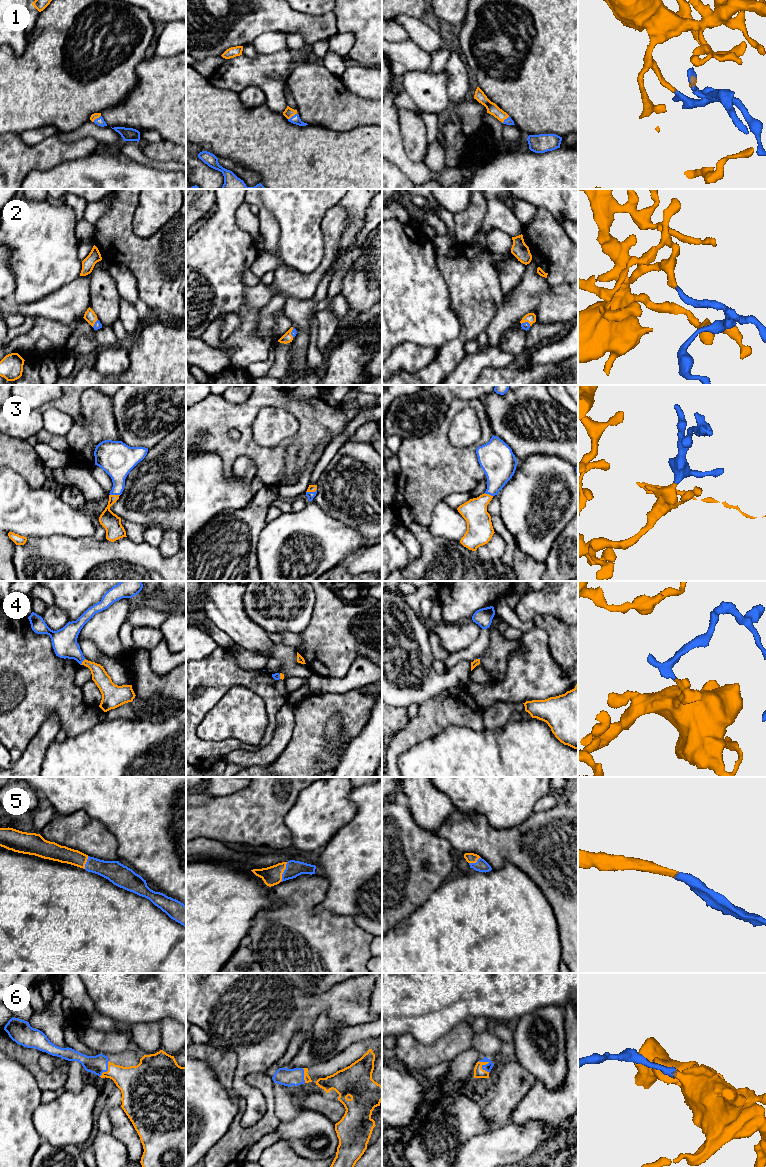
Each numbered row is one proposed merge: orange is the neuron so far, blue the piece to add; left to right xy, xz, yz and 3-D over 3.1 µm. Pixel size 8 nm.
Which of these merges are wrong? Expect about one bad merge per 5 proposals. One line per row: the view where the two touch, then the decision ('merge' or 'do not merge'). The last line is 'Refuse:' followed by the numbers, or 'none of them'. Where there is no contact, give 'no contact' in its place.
1: contact in xz; merge
2: contact in xy; merge
3: contact in xz; merge
4: contact in xy; merge
5: contact in xz; merge
6: contact in yz; merge
Refuse: none of them

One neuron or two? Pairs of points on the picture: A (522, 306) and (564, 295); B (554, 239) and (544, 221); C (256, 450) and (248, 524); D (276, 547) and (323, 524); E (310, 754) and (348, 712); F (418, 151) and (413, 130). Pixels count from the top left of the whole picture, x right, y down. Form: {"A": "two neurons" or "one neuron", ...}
{"A": "one neuron", "B": "one neuron", "C": "two neurons", "D": "one neuron", "E": "one neuron", "F": "one neuron"}

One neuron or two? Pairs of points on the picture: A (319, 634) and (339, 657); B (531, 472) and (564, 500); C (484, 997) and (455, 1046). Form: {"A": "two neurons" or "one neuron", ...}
{"A": "one neuron", "B": "one neuron", "C": "two neurons"}

